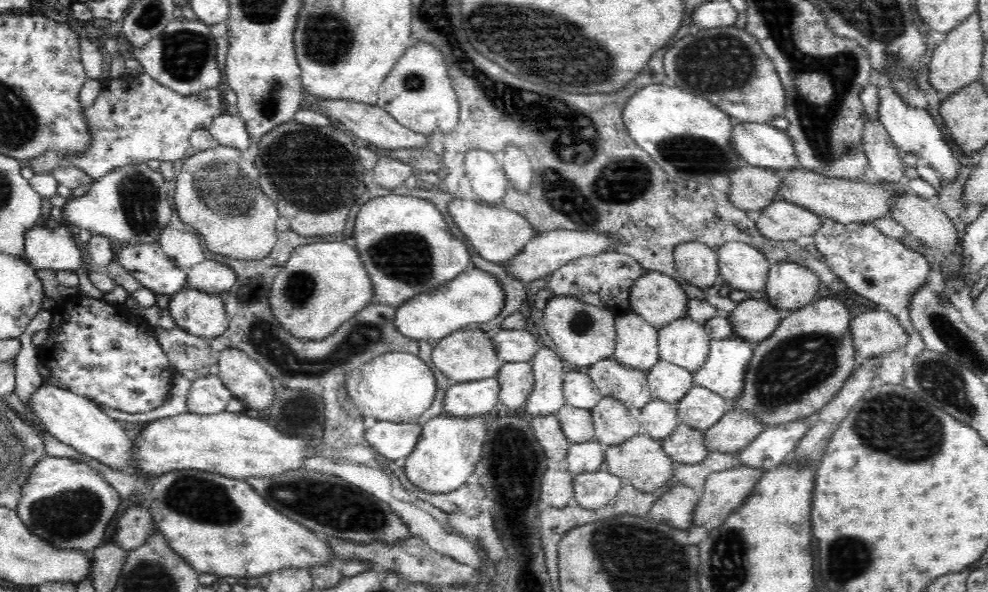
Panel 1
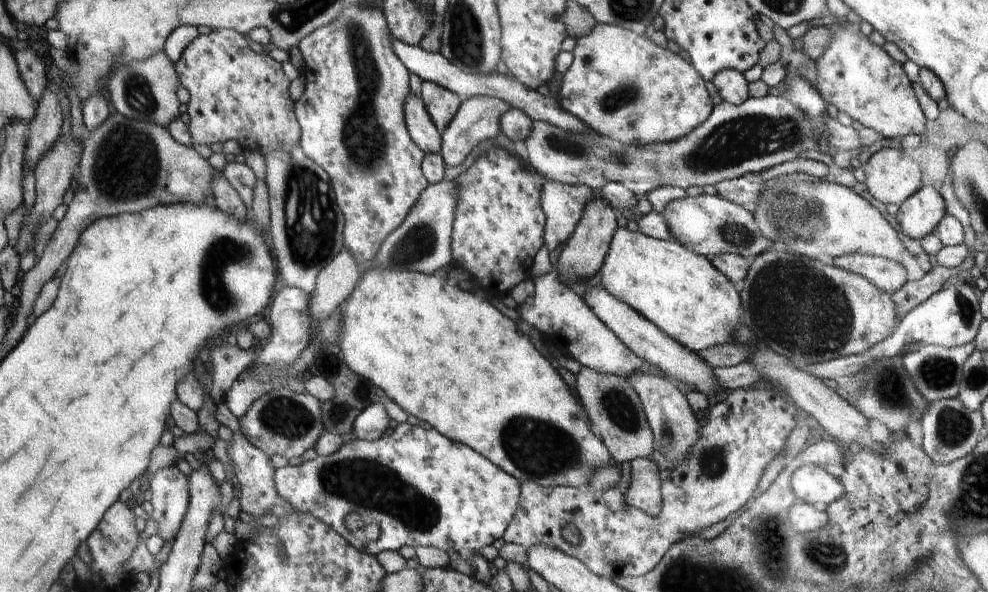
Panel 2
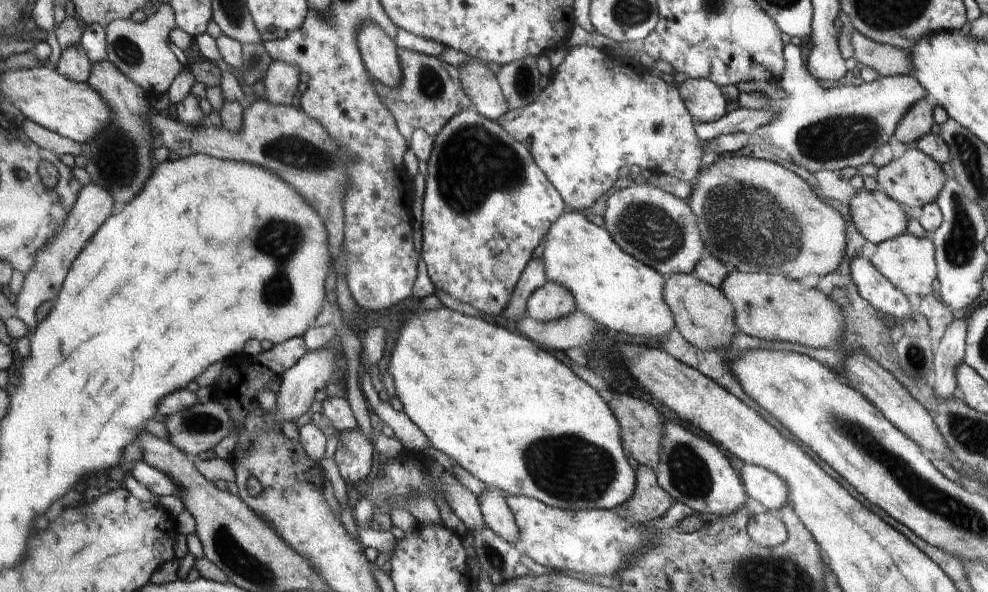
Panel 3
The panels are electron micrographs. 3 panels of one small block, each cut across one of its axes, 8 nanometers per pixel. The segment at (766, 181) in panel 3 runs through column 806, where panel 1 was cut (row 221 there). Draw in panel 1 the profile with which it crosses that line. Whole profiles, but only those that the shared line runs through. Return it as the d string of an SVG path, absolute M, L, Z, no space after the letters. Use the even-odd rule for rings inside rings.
M219 144L211 149L198 150L194 155L179 162L176 169L177 182L173 187L174 216L178 216L178 220L182 220L186 225L194 228L194 232L196 232L197 235L200 234L202 244L208 251L218 256L222 256L224 259L245 262L245 260L264 259L265 256L273 250L274 245L277 242L277 230L275 224L278 220L279 212L274 207L274 204L271 204L270 199L266 198L266 195L263 194L262 189L258 188L258 172L254 172L254 164L246 164L246 160L242 159L242 153L237 148Z

